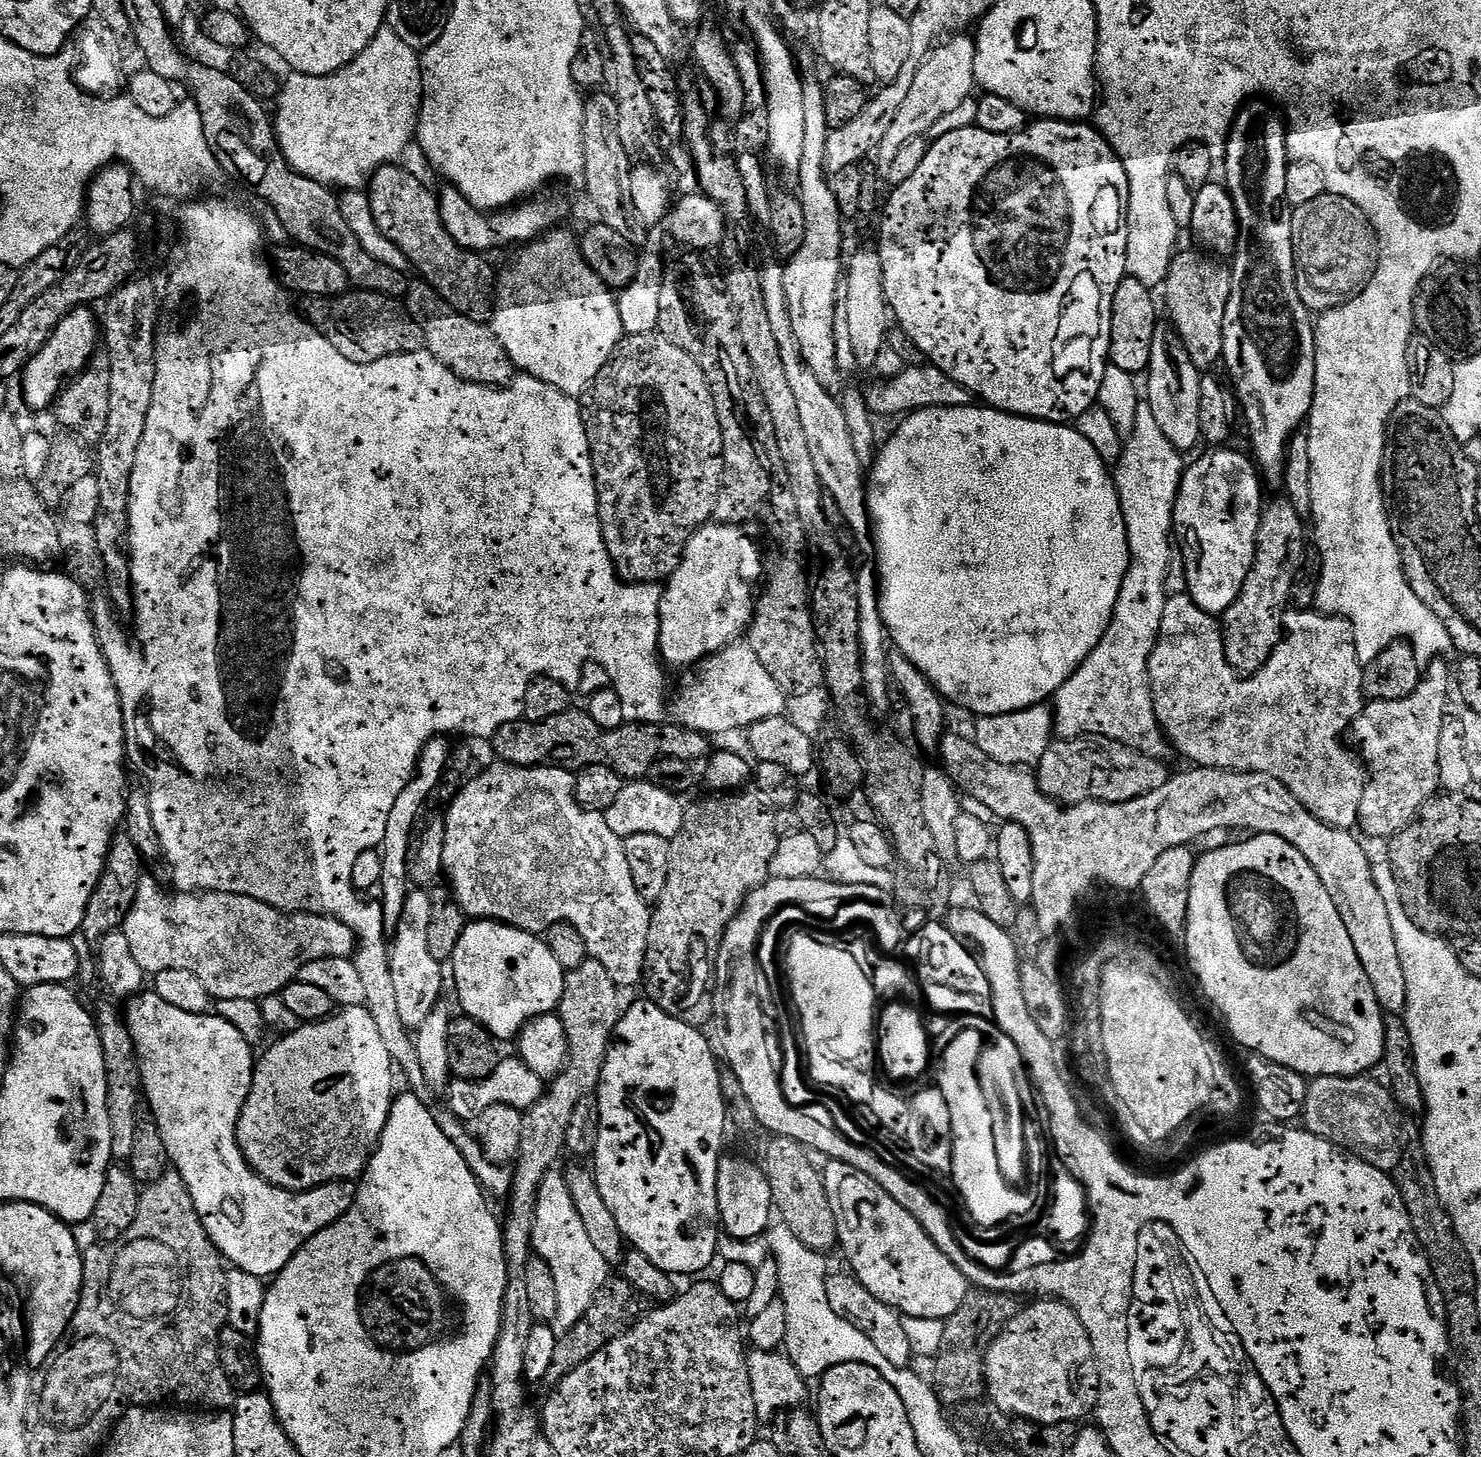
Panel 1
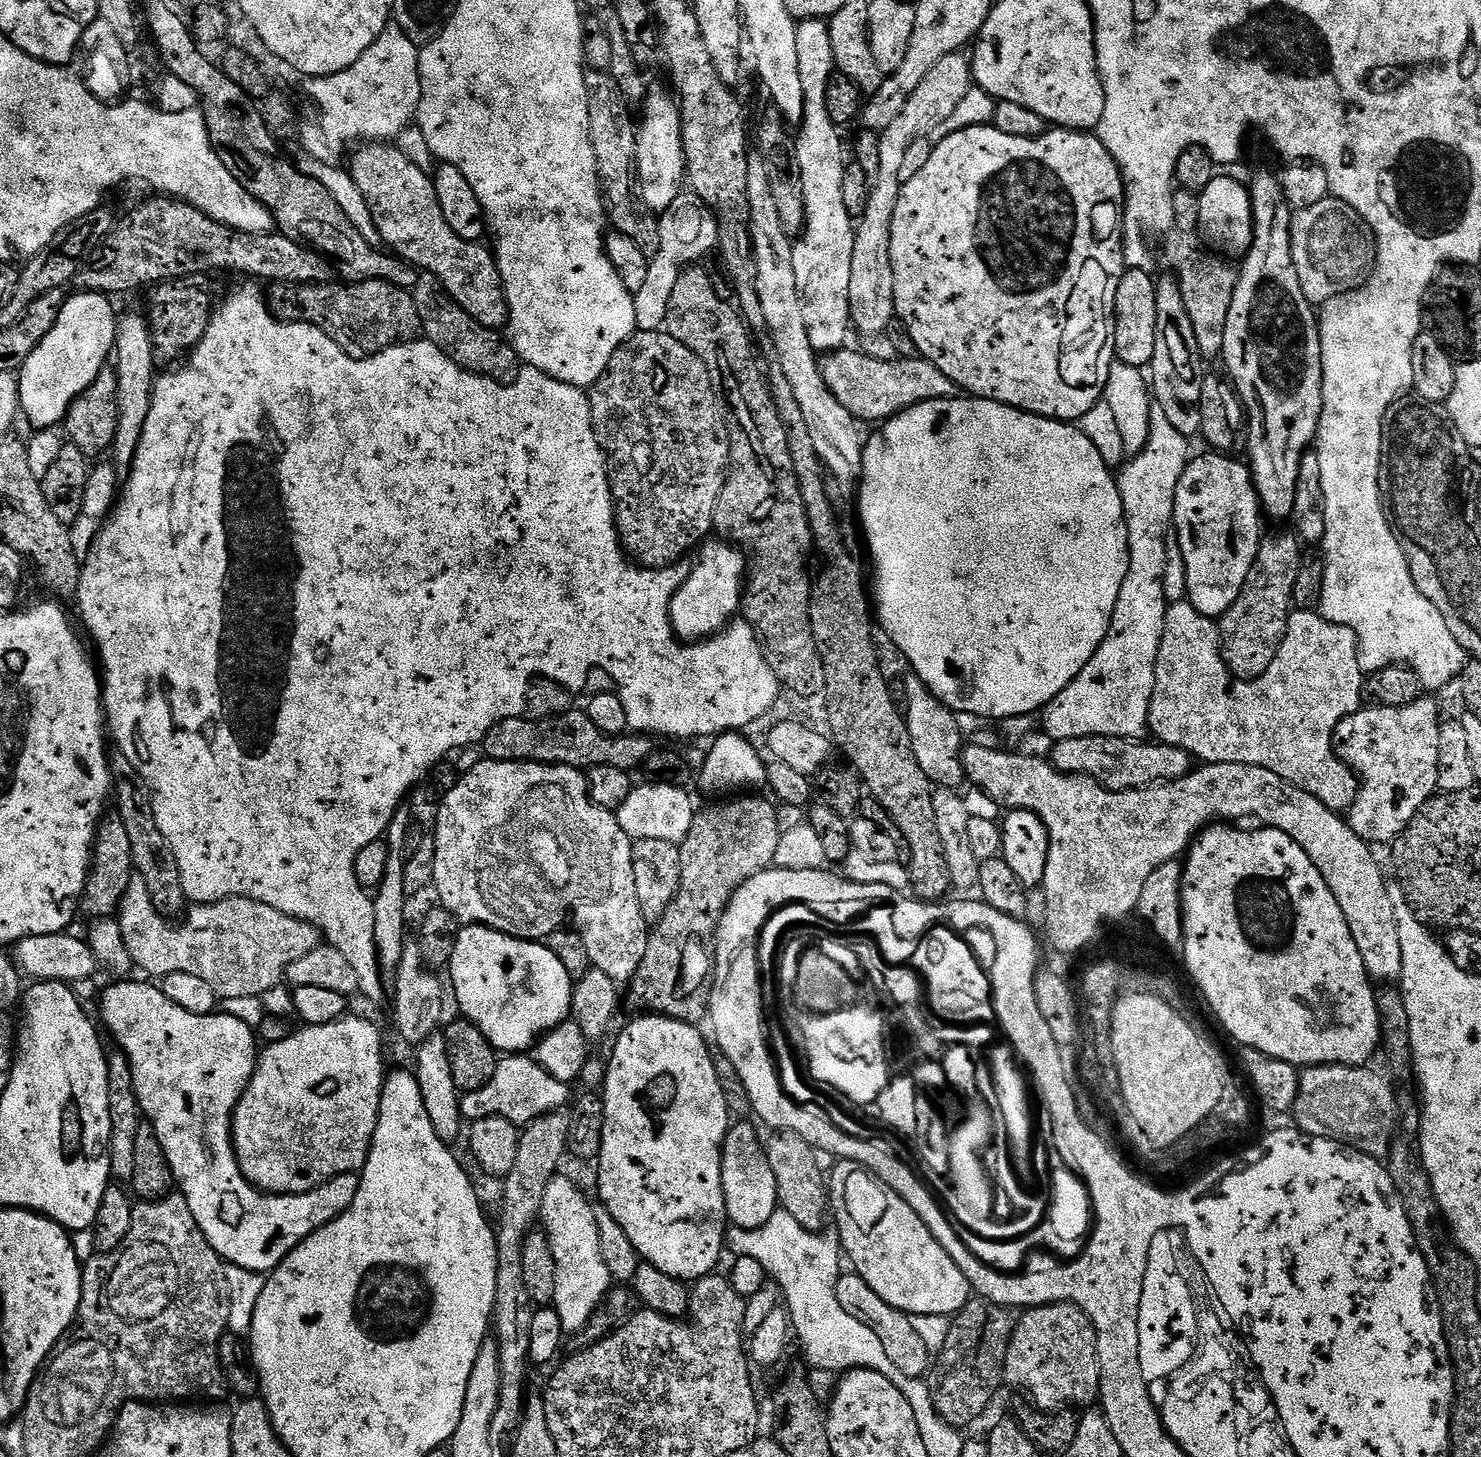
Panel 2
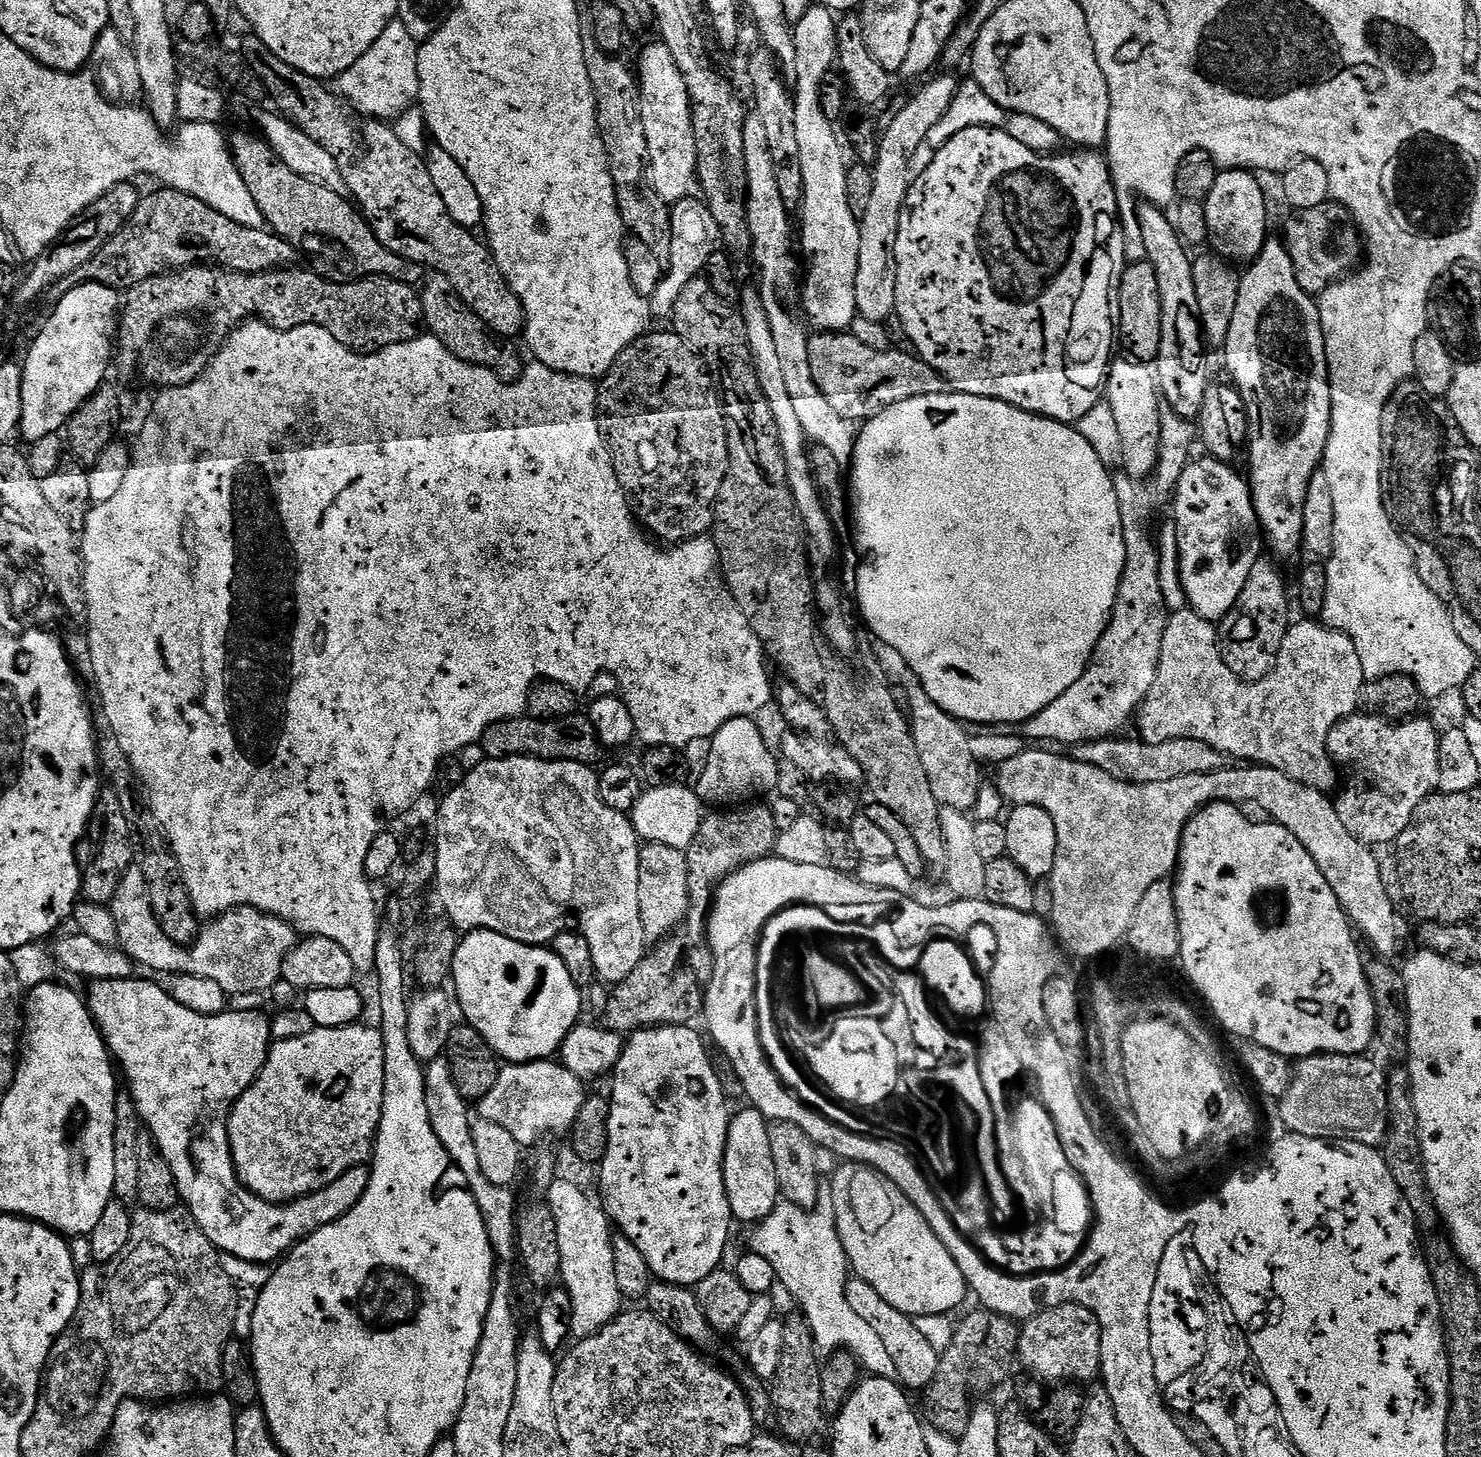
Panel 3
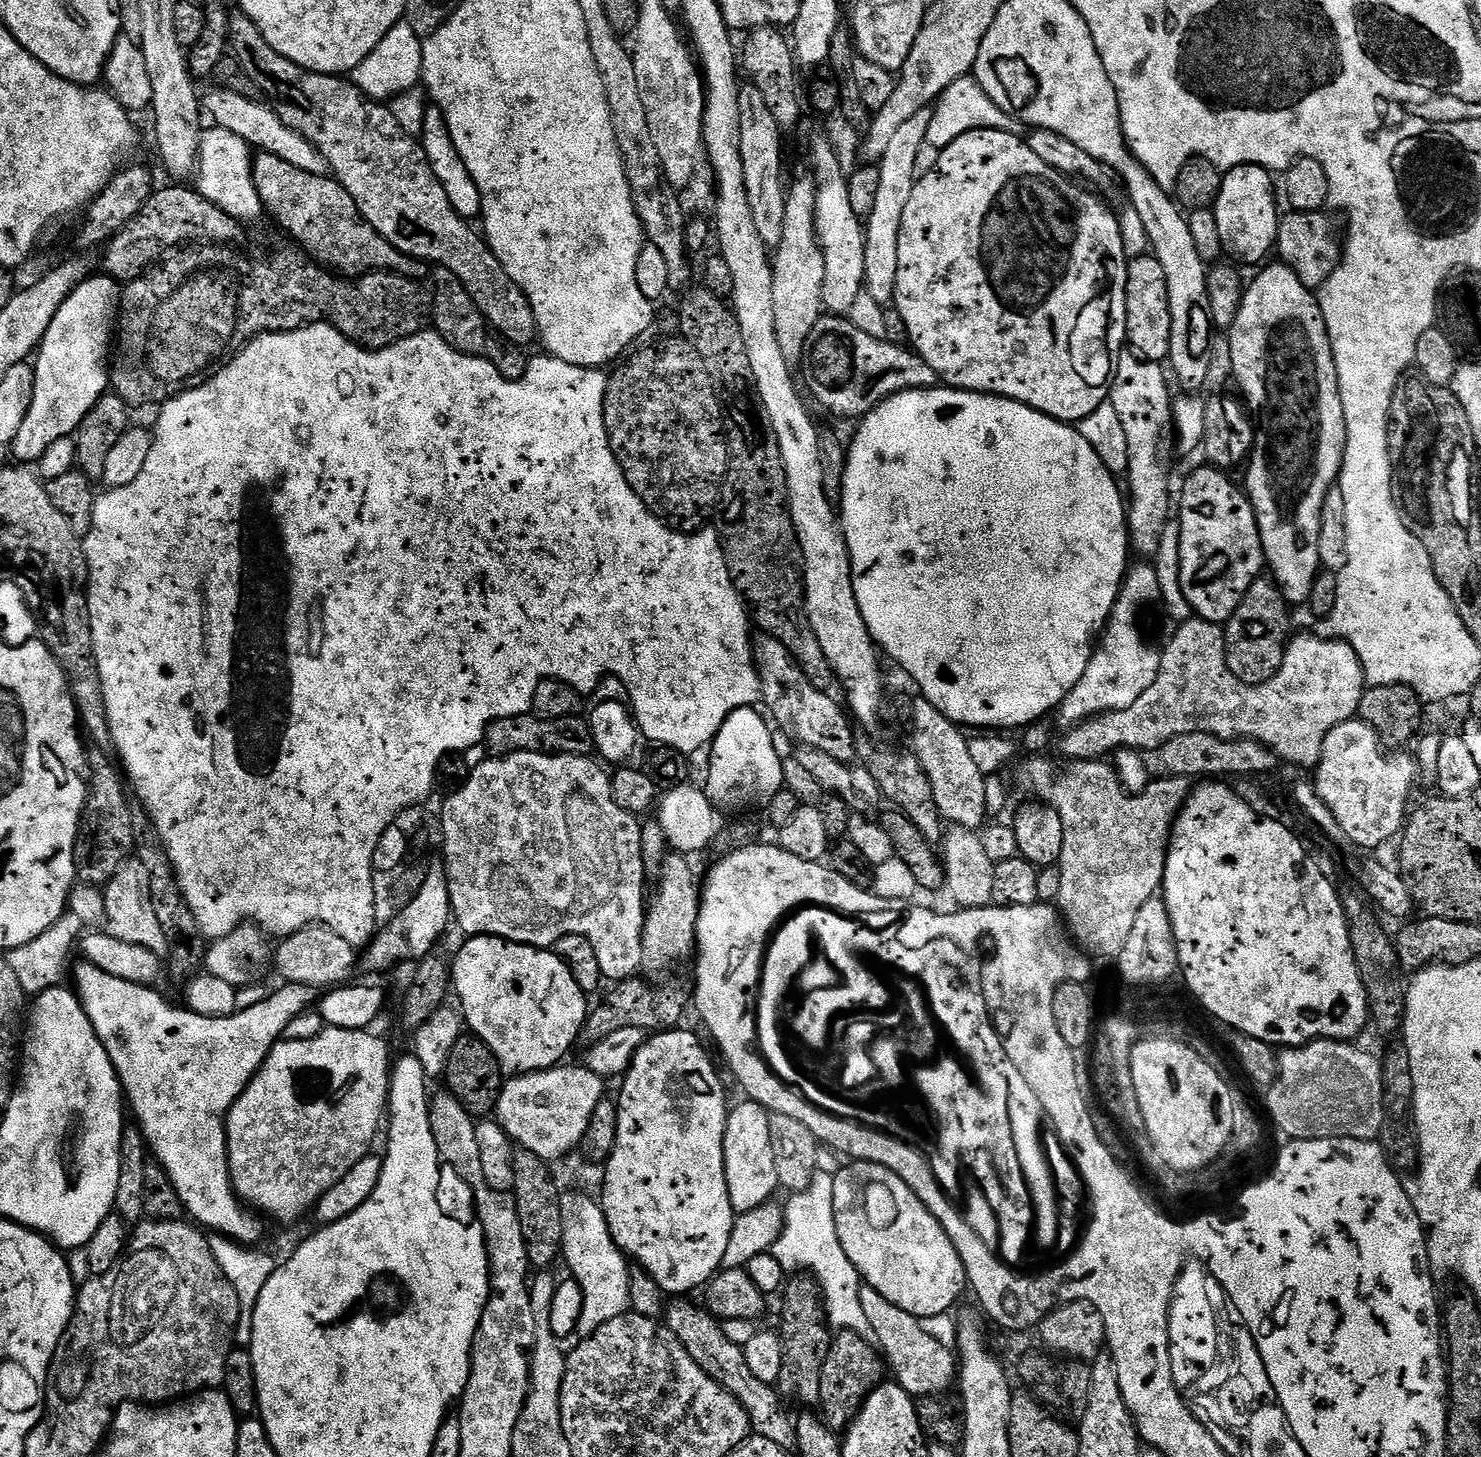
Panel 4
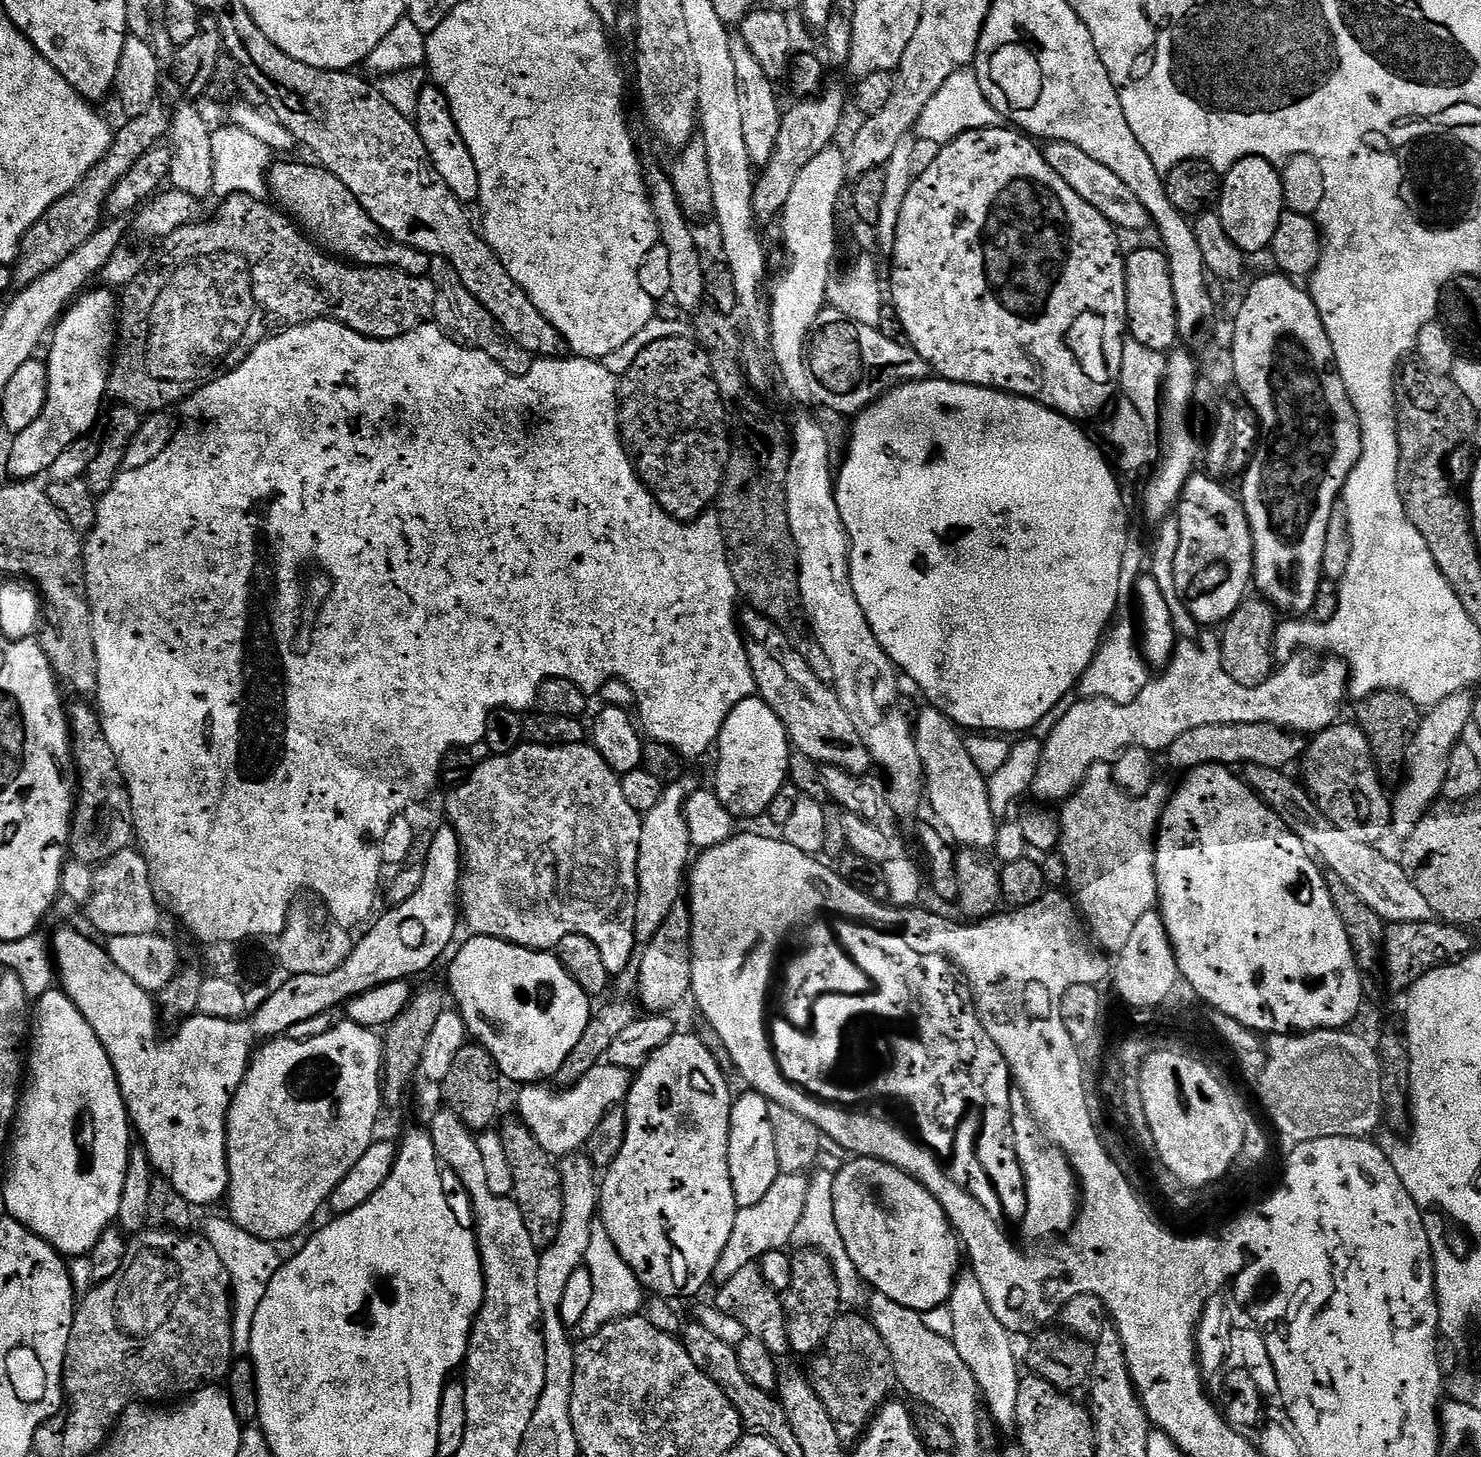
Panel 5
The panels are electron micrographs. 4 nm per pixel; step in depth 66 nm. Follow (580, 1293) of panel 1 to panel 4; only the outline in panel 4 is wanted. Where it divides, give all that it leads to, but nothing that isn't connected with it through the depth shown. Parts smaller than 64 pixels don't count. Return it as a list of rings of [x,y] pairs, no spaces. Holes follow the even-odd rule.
[[[565,1191],[560,1198],[562,1206],[562,1226],[564,1227],[563,1263],[568,1263],[571,1279],[578,1282],[582,1290],[582,1318],[578,1318],[576,1336],[583,1338],[593,1336],[600,1327],[614,1318],[623,1316],[629,1311],[630,1300],[630,1264],[610,1234],[610,1226],[604,1217],[604,1209],[579,1191]]]

